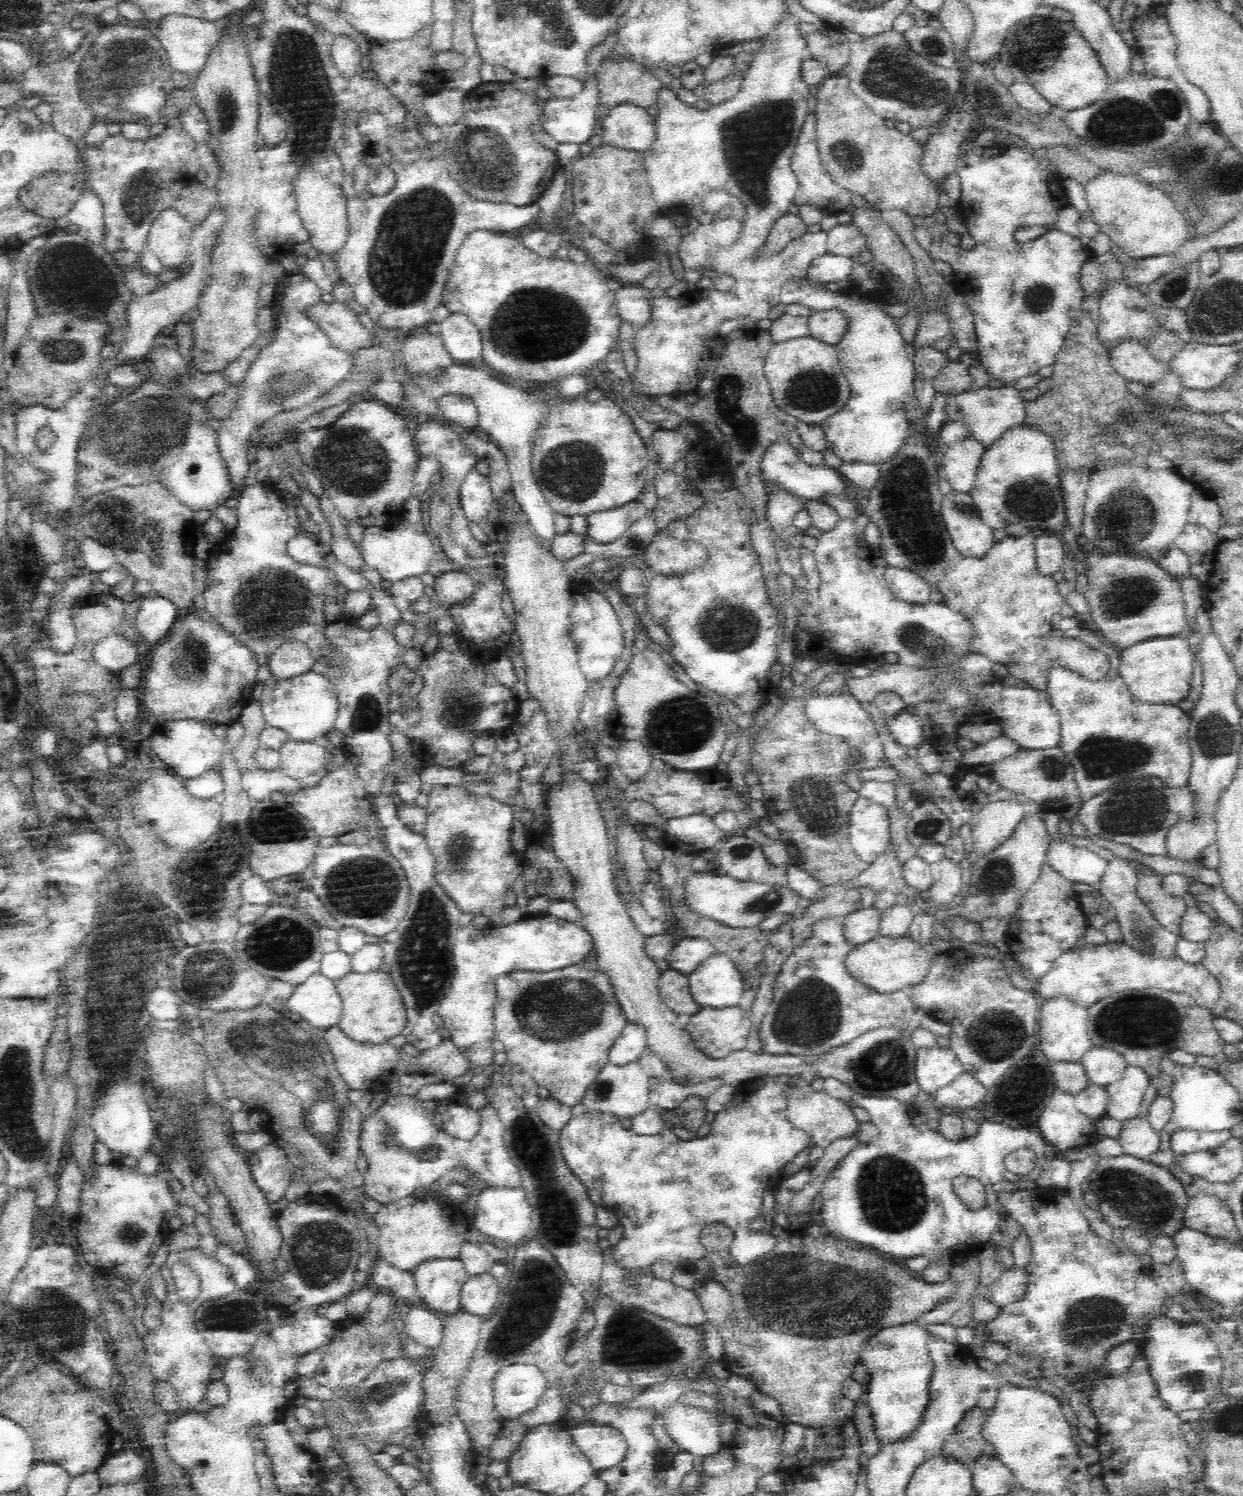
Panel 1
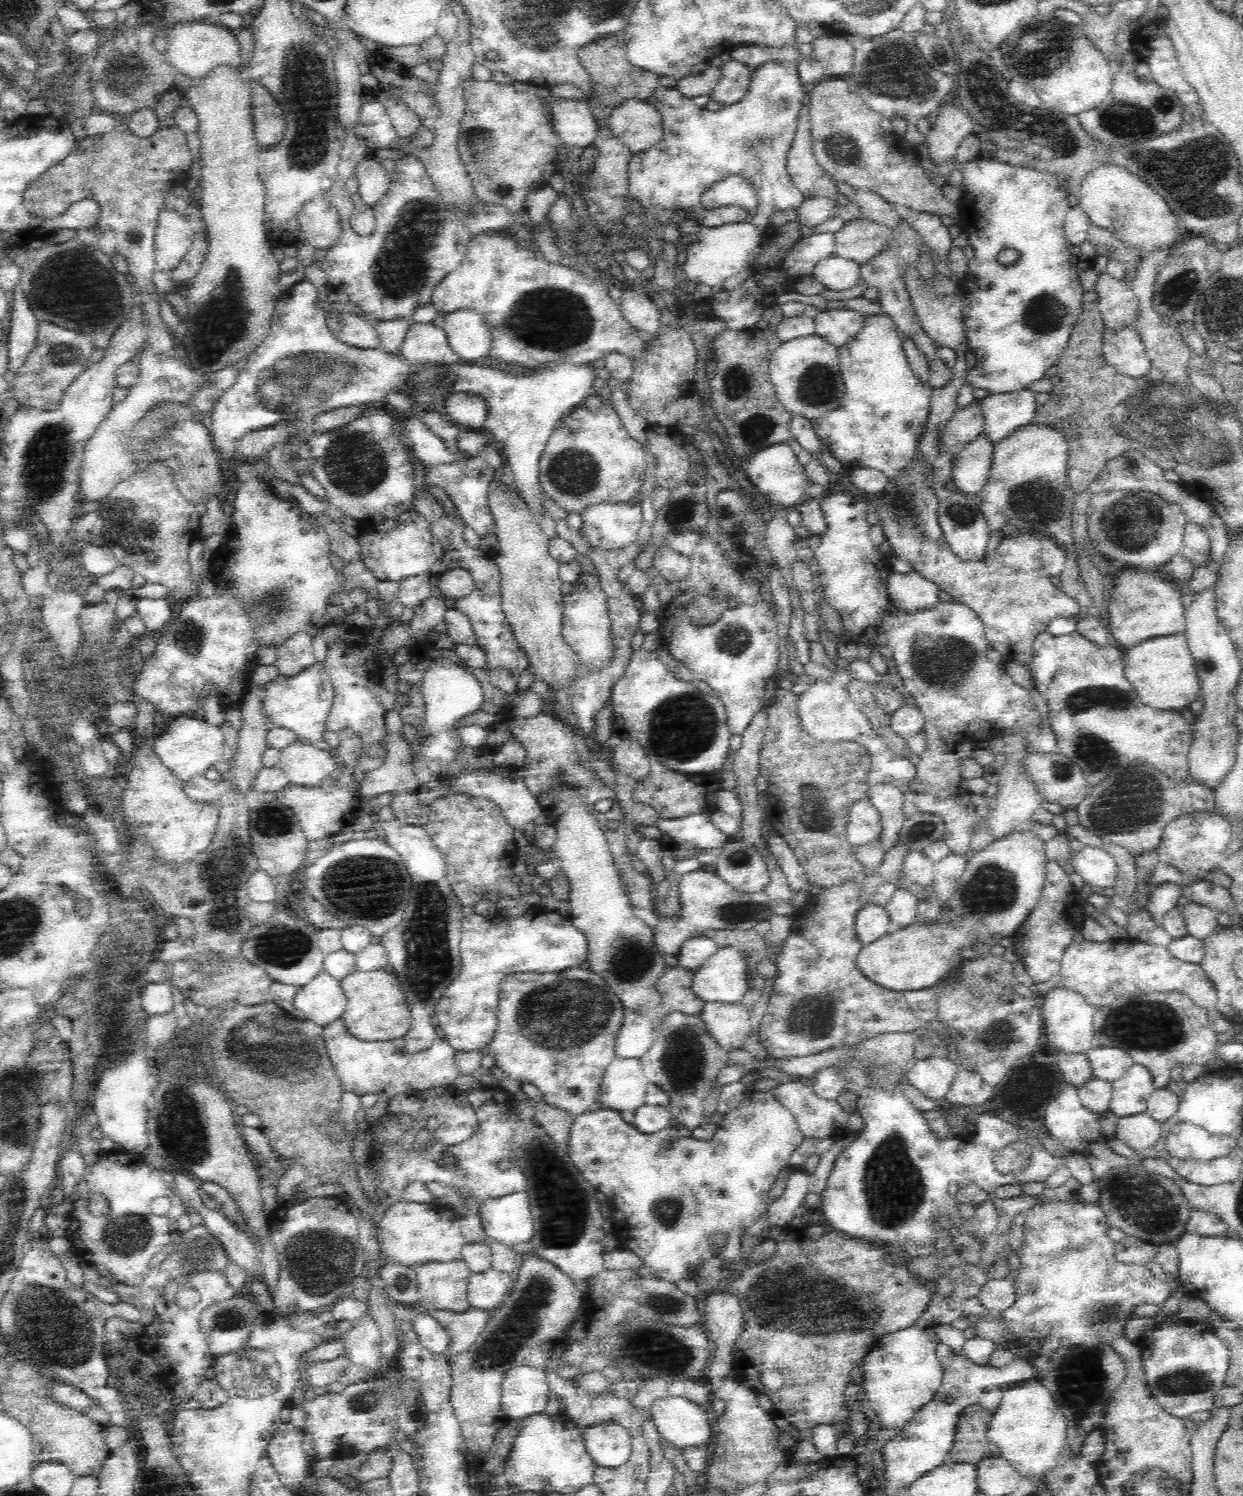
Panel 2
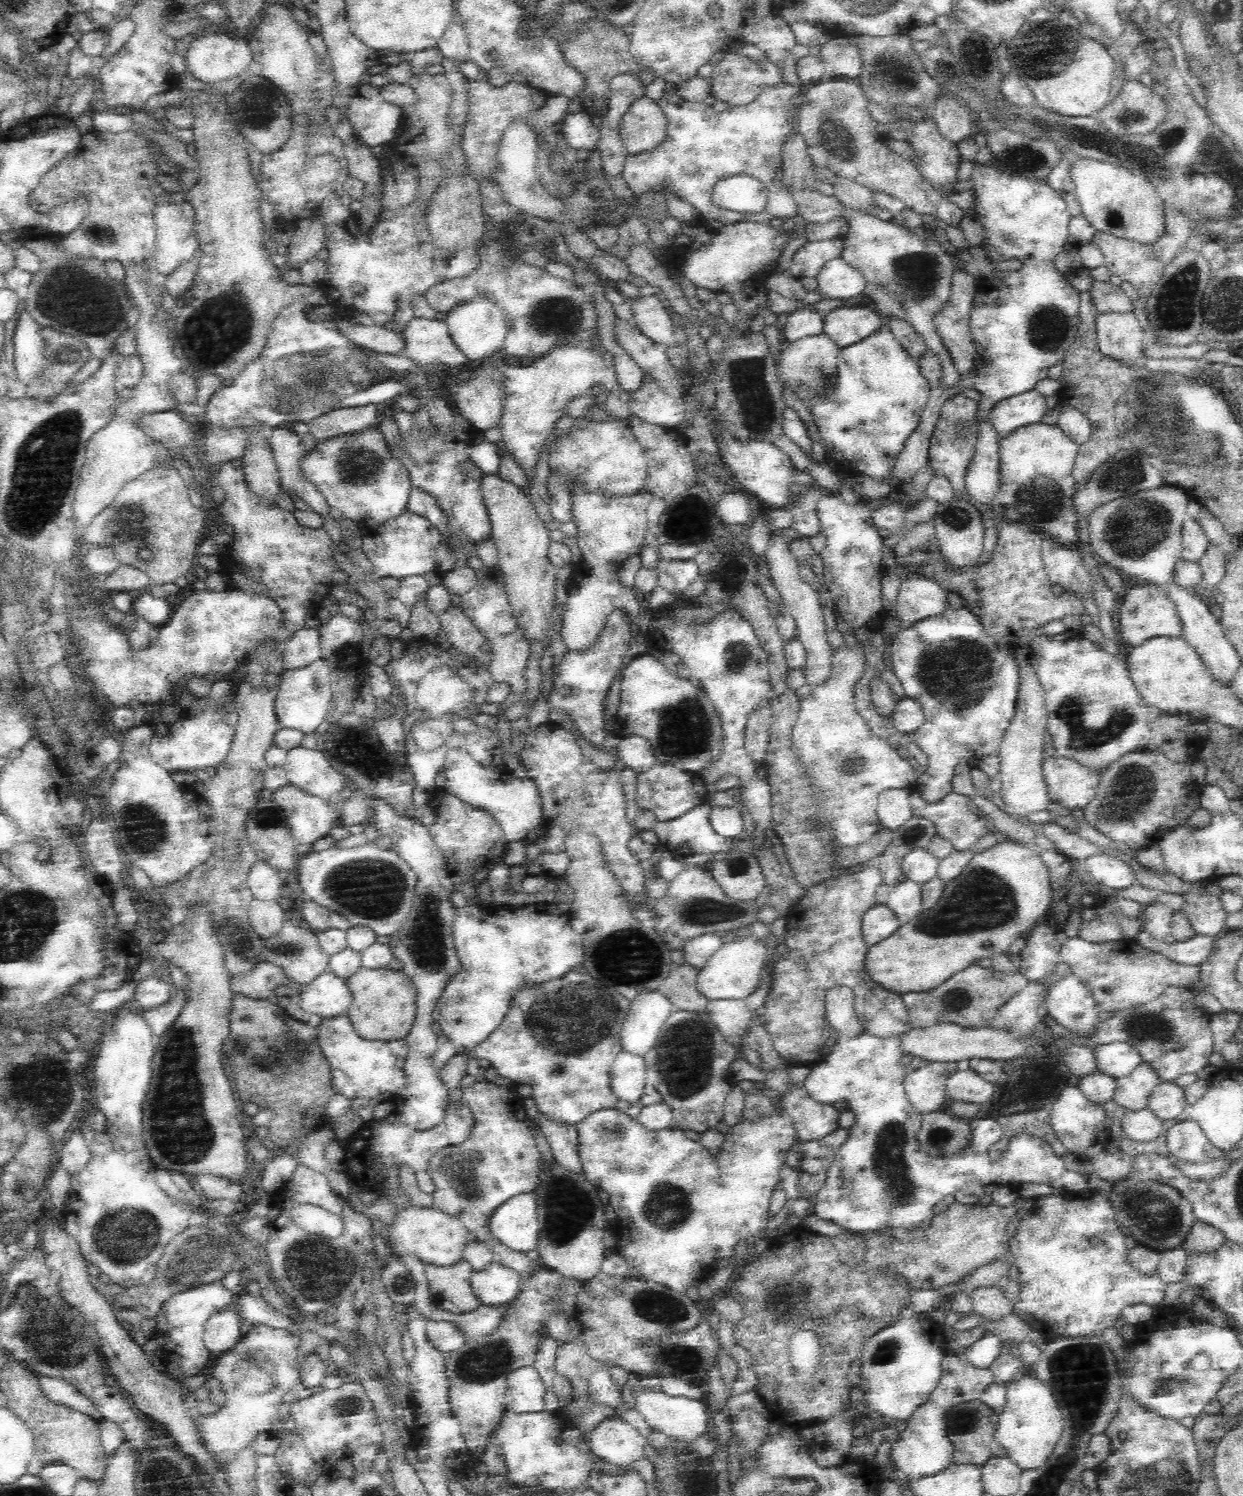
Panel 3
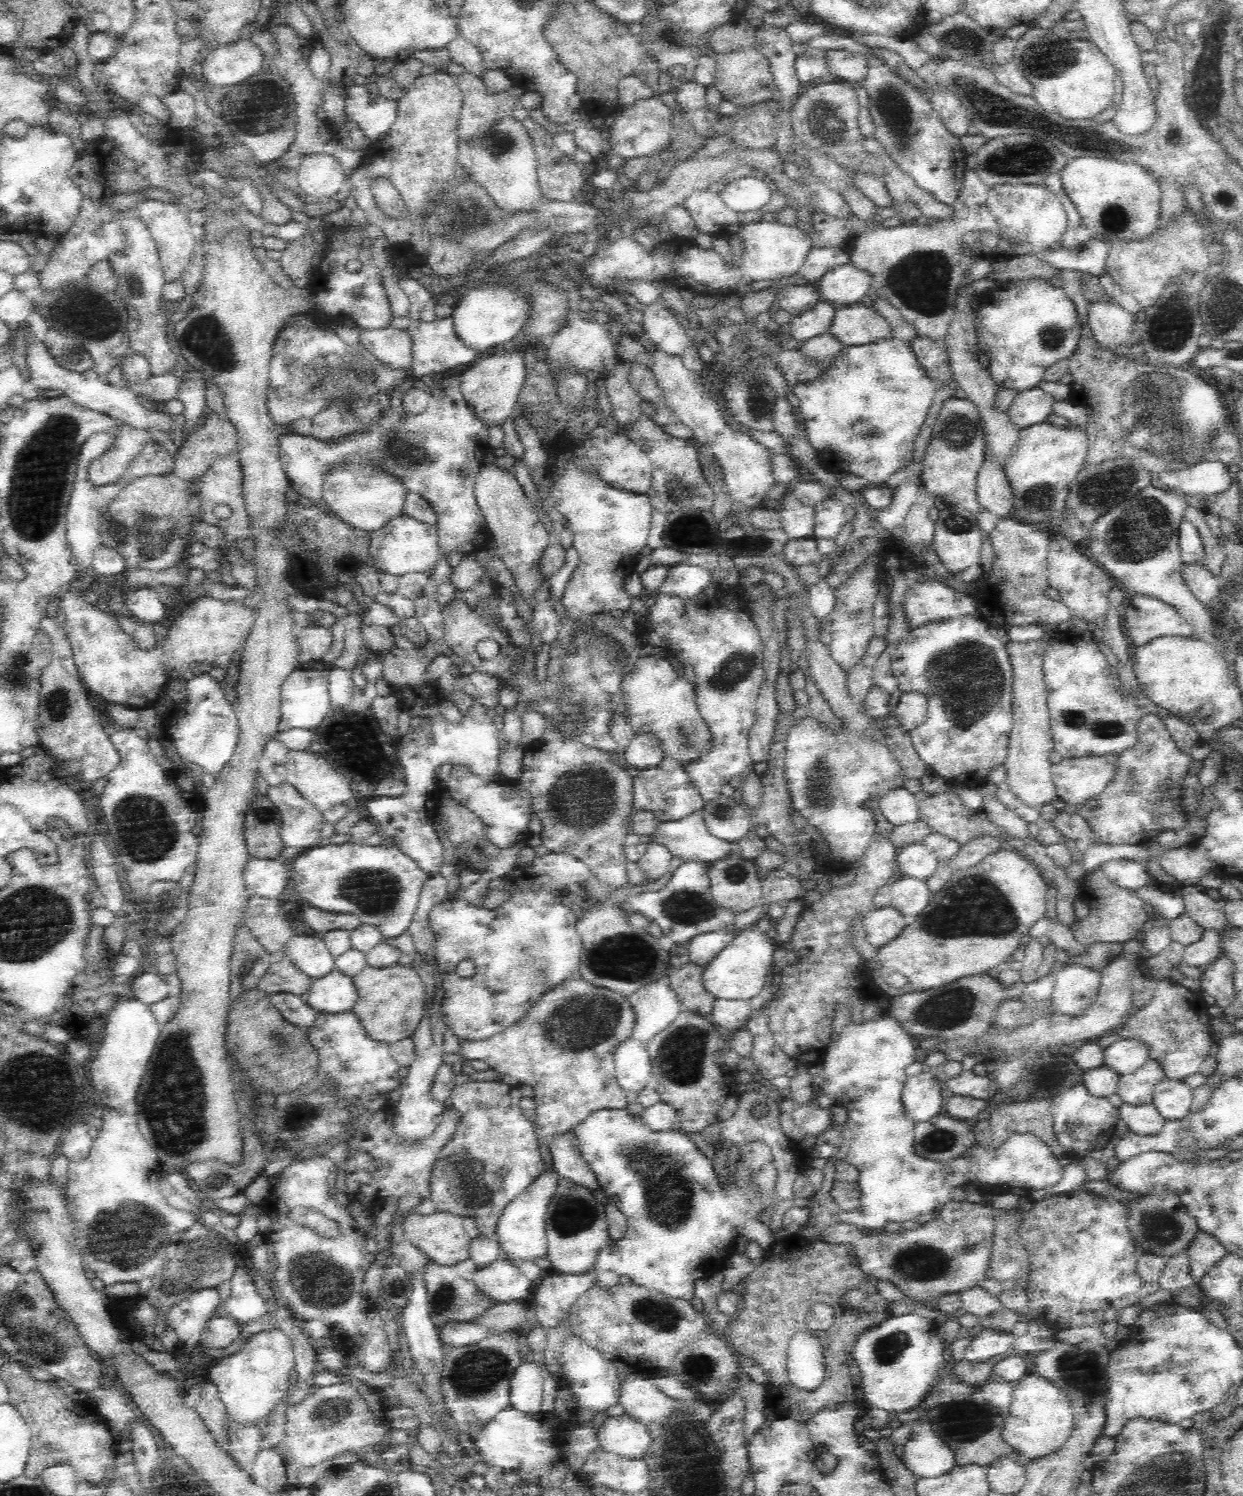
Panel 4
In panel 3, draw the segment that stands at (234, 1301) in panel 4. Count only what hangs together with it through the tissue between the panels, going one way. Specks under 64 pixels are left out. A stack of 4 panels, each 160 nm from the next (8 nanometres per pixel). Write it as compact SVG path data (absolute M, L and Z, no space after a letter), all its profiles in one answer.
M244 1294L236 1301L239 1306L239 1313L241 1318L252 1322L252 1324L265 1324L266 1326L288 1330L291 1333L296 1333L294 1330L298 1328L298 1322L288 1320L286 1312L276 1312L268 1302L262 1300L260 1297L251 1296L251 1294Z

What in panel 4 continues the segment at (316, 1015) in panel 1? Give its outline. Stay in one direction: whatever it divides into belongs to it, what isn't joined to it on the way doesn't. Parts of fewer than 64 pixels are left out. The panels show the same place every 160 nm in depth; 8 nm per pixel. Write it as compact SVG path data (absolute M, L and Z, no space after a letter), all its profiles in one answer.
M334 967L323 978L312 980L303 997L315 1011L338 1014L351 1010L358 993L352 978Z

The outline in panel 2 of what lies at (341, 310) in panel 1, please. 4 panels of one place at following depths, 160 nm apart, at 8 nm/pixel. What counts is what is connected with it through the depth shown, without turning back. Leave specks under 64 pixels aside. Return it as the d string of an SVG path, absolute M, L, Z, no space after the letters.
M351 311L331 312L327 314L326 322L334 337L346 345L367 349L380 346L378 332L366 317L360 317Z

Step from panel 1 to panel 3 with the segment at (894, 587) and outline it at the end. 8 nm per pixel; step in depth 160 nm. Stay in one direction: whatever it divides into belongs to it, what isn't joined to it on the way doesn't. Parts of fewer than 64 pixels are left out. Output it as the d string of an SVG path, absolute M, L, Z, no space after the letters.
M917 572L909 573L900 584L895 604L900 628L909 628L918 620L942 614L949 606L947 592L932 579Z

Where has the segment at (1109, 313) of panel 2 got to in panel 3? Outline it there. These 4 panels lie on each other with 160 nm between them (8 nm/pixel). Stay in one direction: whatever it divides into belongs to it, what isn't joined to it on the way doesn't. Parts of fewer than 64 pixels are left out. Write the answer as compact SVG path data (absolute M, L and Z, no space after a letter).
M1094 280L1089 291L1099 313L1130 312L1134 308L1124 290L1109 281L1097 282Z

